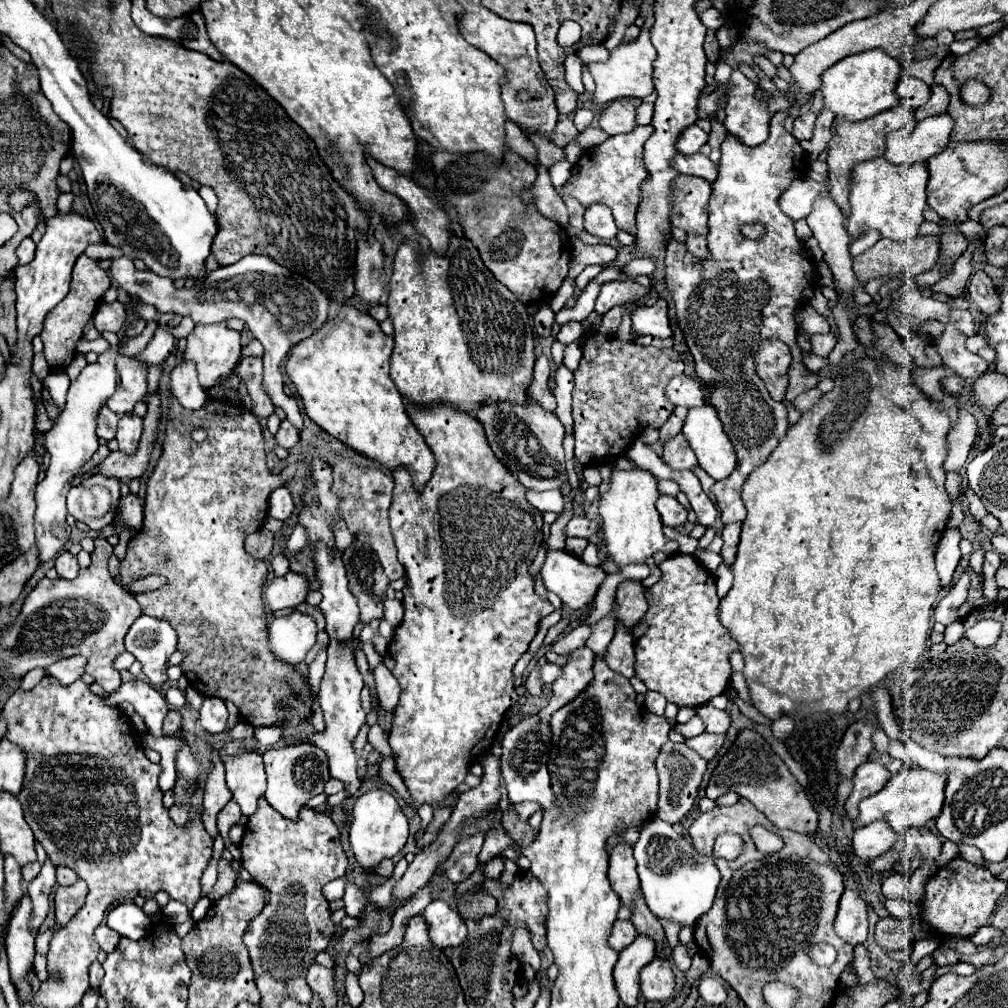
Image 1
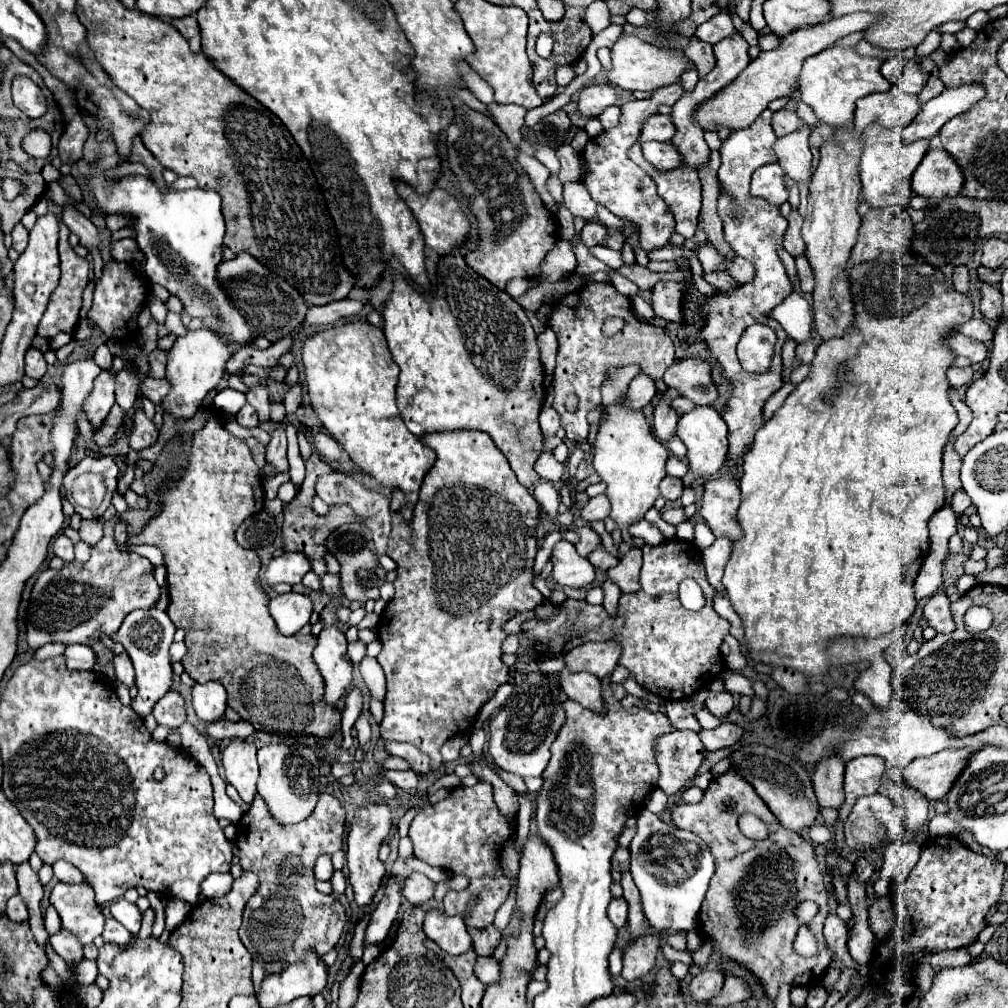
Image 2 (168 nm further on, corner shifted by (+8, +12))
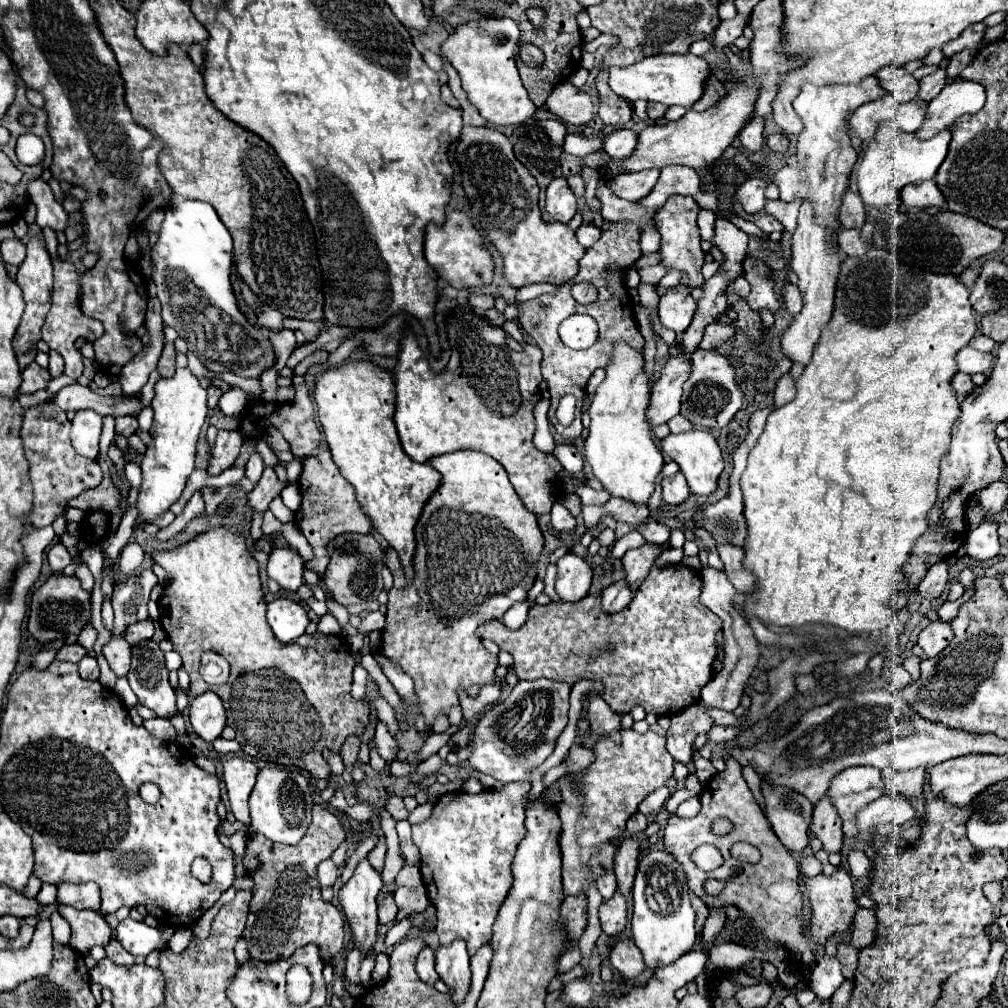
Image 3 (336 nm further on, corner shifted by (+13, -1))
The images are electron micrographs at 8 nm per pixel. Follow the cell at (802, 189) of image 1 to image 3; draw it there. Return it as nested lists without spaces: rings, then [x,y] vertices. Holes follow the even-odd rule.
[[[747,178],[743,184],[735,188],[735,200],[743,206],[747,214],[755,214],[765,206],[765,186],[767,180]]]

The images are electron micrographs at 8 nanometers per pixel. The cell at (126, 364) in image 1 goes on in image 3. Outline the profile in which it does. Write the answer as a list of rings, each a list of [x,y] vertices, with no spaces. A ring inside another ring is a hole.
[[[79,410],[71,420],[71,444],[79,456],[95,458],[99,454],[99,436],[101,436],[103,416],[91,410]]]

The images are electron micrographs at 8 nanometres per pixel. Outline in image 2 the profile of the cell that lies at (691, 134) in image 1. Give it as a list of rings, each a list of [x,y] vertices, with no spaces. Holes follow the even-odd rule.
[[[656,113],[656,115],[648,117],[646,125],[642,127],[640,143],[644,143],[644,141],[672,141],[674,135],[676,135],[676,127],[672,123],[672,117]]]

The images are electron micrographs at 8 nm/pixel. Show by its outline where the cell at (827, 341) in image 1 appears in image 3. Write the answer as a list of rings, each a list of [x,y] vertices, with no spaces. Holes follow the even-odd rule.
[[[785,374],[785,376],[777,382],[777,388],[775,388],[775,392],[773,392],[773,406],[775,406],[775,408],[781,408],[781,406],[785,406],[791,398],[795,398],[795,380]]]

